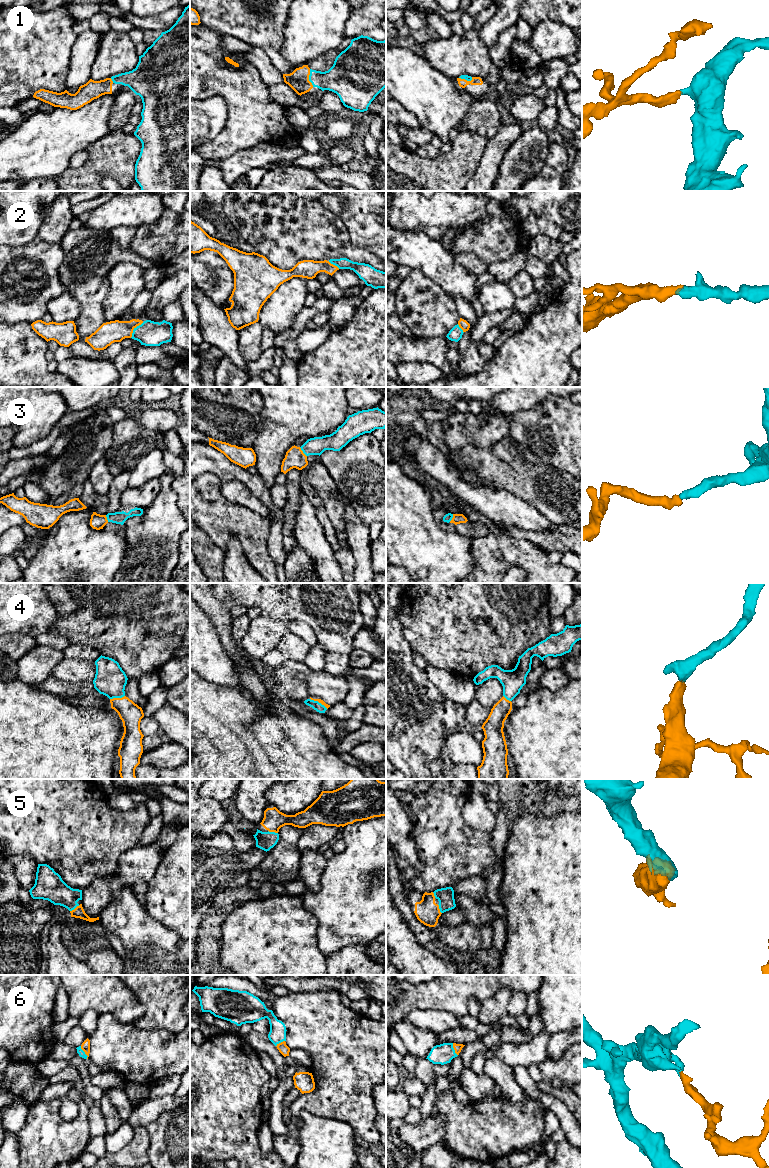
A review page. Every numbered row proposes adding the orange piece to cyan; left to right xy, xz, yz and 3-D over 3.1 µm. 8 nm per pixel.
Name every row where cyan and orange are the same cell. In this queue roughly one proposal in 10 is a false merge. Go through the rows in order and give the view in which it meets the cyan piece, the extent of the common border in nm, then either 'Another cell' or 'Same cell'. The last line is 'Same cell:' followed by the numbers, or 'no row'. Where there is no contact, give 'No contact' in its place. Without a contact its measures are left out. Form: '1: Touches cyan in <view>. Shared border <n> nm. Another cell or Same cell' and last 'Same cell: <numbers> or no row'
1: Touches cyan in xz. Shared border 150 nm. Same cell
2: Touches cyan in xy. Shared border 170 nm. Same cell
3: Touches cyan in xz. Shared border 100 nm. Same cell
4: Touches cyan in xz. Shared border 170 nm. Same cell
5: Touches cyan in xz. Shared border 80 nm. Same cell
6: Touches cyan in xy. Shared border 120 nm. Same cell
Same cell: 1, 2, 3, 4, 5, 6

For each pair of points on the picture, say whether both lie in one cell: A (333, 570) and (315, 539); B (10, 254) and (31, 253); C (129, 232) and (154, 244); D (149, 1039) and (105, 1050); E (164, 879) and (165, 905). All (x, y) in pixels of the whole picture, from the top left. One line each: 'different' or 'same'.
A: same
B: same
C: different
D: same
E: same

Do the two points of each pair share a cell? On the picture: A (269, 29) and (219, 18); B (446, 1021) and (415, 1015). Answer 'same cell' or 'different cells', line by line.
A: same cell
B: same cell

